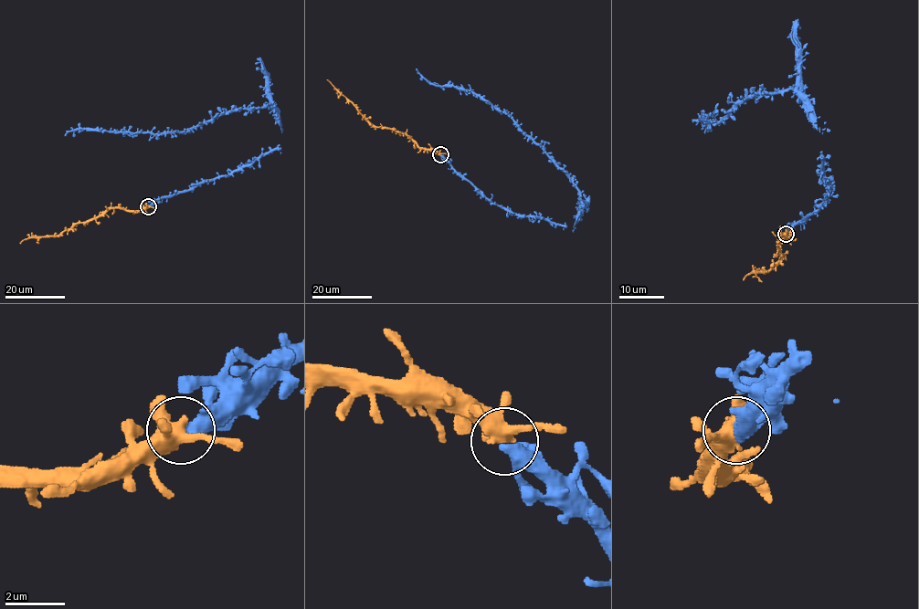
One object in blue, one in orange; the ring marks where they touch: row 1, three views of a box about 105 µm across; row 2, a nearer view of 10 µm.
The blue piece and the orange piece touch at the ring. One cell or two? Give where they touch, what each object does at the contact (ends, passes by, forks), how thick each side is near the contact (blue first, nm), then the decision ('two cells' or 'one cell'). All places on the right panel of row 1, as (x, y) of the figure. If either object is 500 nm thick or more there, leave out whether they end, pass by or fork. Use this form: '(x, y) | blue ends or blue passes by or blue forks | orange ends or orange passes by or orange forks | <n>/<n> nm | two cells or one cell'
(786, 234) | blue passes by | orange forks | 340/400 nm | one cell

